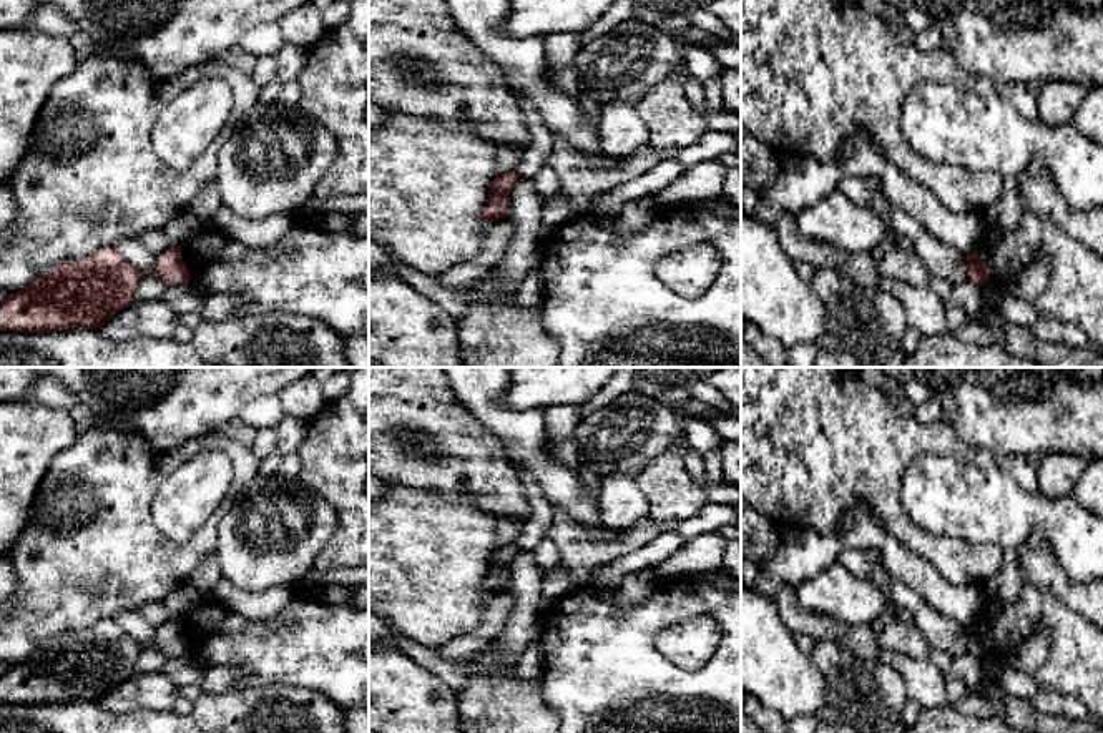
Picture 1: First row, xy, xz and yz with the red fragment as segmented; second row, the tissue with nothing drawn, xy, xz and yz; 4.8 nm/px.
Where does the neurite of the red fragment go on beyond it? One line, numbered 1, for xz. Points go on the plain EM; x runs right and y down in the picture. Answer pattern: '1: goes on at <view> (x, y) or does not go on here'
1: does not go on here

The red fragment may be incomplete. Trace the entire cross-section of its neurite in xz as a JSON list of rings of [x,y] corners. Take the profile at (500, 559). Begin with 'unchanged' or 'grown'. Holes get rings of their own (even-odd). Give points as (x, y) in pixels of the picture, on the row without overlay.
unchanged | [[[513,544],[497,549],[488,563],[488,577],[483,580],[483,590],[497,593],[507,587],[507,572],[513,558],[518,555],[518,549]]]

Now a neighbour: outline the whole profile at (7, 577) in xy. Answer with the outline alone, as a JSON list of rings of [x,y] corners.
[[[0,555],[0,602],[7,602],[13,597],[17,588],[17,578],[7,557]]]

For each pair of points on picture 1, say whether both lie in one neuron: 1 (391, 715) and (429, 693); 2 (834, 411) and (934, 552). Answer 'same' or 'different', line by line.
1: same
2: same

